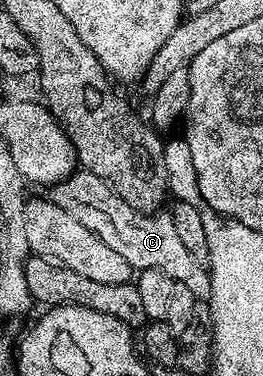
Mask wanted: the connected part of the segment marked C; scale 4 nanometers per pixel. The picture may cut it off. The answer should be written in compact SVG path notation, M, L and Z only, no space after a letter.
M78 171L66 180L58 183L49 190L49 200L56 203L56 207L64 207L72 219L84 223L88 231L100 235L112 251L117 251L123 259L136 271L155 268L163 272L175 283L188 287L196 299L206 299L210 296L210 274L207 266L198 261L192 251L184 248L184 243L176 236L176 227L172 224L169 211L143 211L124 203L124 199L117 197L96 175L85 171Z

